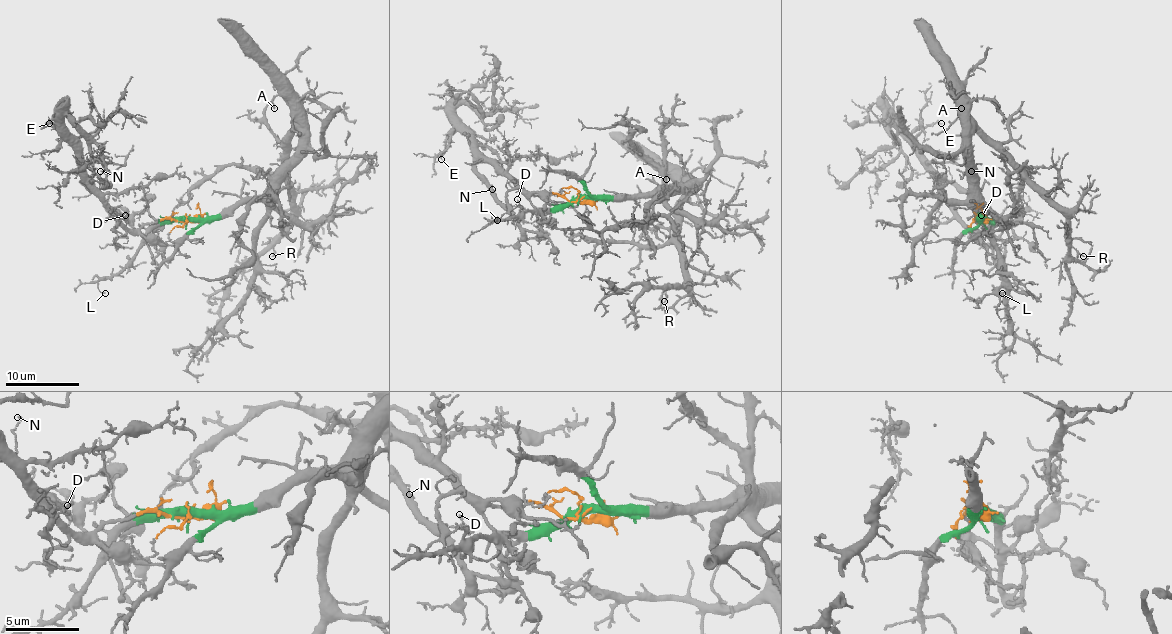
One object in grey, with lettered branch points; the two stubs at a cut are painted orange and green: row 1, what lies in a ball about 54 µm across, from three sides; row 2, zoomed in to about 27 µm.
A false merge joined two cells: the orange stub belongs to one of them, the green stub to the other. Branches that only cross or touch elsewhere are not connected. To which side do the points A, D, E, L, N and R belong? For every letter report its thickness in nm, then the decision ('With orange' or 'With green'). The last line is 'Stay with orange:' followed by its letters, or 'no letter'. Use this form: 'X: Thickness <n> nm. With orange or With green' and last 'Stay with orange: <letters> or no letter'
A: Thickness 130 nm. With green
D: Thickness 110 nm. With orange
E: Thickness 190 nm. With orange
L: Thickness 120 nm. With green
N: Thickness 100 nm. With orange
R: Thickness 130 nm. With green
Stay with orange: D, E, N

